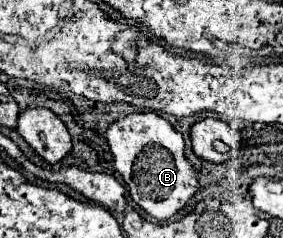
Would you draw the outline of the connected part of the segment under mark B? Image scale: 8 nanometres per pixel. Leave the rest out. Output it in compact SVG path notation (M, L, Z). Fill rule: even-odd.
M154 111L128 113L108 125L106 141L132 201L154 219L168 221L198 191L200 185L194 177L194 169L184 157L184 139L162 115Z

